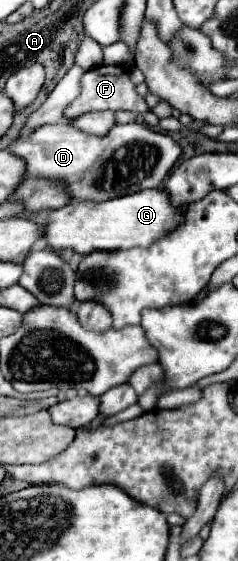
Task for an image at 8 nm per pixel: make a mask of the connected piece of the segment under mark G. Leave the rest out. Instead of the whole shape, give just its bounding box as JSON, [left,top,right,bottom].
[45,188,187,254]

